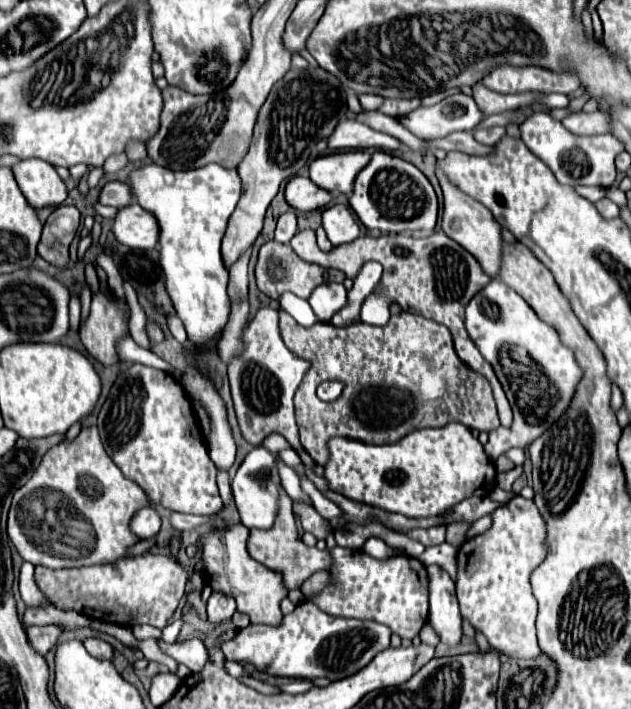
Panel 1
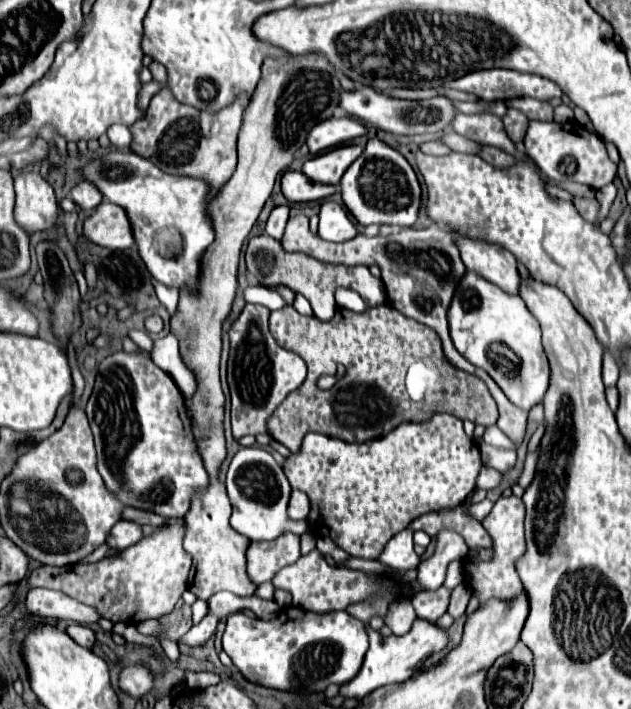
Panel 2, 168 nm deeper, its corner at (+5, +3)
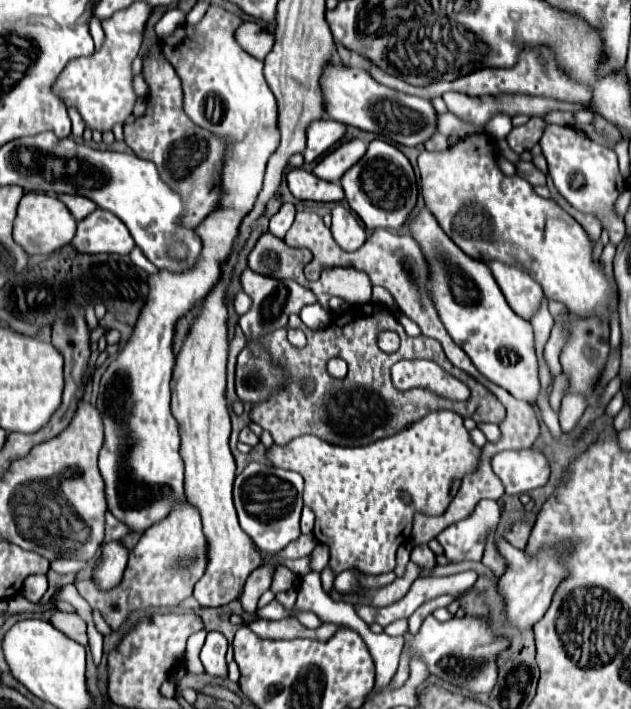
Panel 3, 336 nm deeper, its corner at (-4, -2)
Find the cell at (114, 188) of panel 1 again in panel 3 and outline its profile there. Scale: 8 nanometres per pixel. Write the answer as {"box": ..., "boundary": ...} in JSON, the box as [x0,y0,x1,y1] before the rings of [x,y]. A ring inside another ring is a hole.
{"box":[57,194,97,222],"boundary":[[[61,194],[61,196],[57,196],[65,206],[67,206],[67,210],[71,212],[71,216],[79,222],[79,220],[83,220],[85,216],[89,216],[97,206],[89,200],[89,198],[83,198],[83,196],[71,196],[71,194]]]}

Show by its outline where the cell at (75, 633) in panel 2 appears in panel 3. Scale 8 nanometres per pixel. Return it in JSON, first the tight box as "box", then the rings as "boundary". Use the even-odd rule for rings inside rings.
{"box":[49,612,87,646],"boundary":[[[53,612],[51,620],[49,620],[57,630],[61,630],[63,634],[67,634],[71,640],[87,646],[87,624],[85,620],[75,614],[75,612]]]}

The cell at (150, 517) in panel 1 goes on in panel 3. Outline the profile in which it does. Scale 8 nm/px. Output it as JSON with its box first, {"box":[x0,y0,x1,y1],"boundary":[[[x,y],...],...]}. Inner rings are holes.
{"box":[93,542,127,590],"boundary":[[[109,542],[103,546],[103,552],[93,568],[93,580],[103,590],[115,588],[123,578],[123,568],[127,564],[127,550],[119,542]]]}

